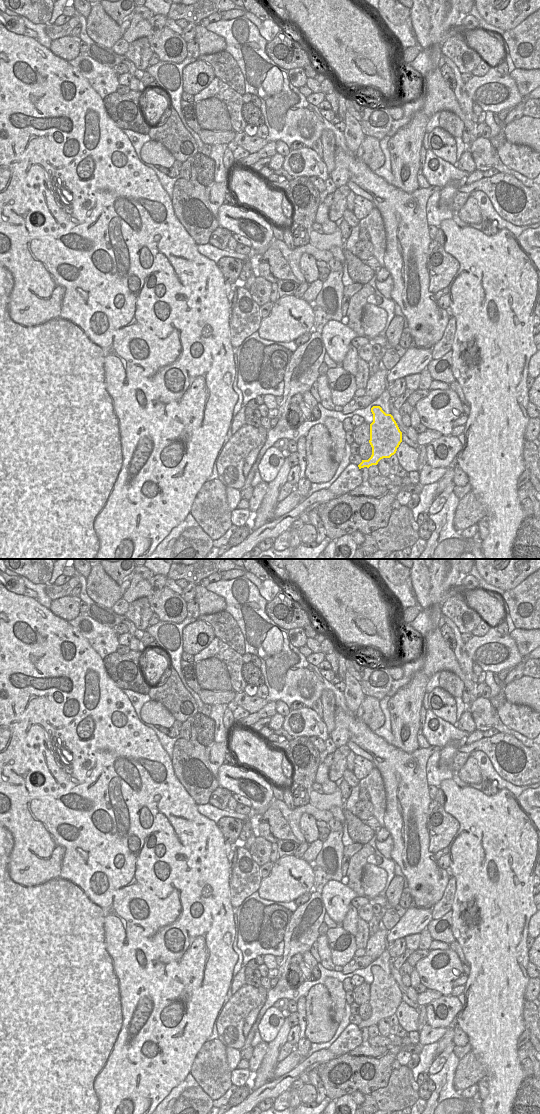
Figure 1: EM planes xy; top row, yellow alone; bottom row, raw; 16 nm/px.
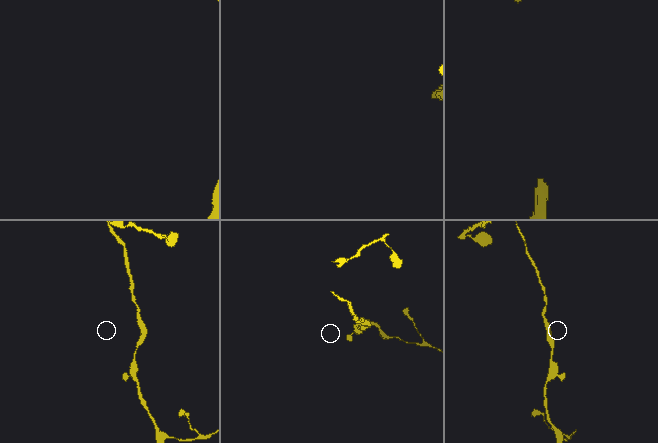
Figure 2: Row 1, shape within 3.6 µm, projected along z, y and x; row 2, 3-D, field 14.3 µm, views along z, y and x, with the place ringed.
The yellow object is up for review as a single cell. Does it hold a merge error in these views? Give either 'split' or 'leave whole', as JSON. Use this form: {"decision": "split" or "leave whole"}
{"decision": "leave whole"}

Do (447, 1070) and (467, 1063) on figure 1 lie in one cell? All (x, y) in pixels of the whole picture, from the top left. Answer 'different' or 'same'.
different

